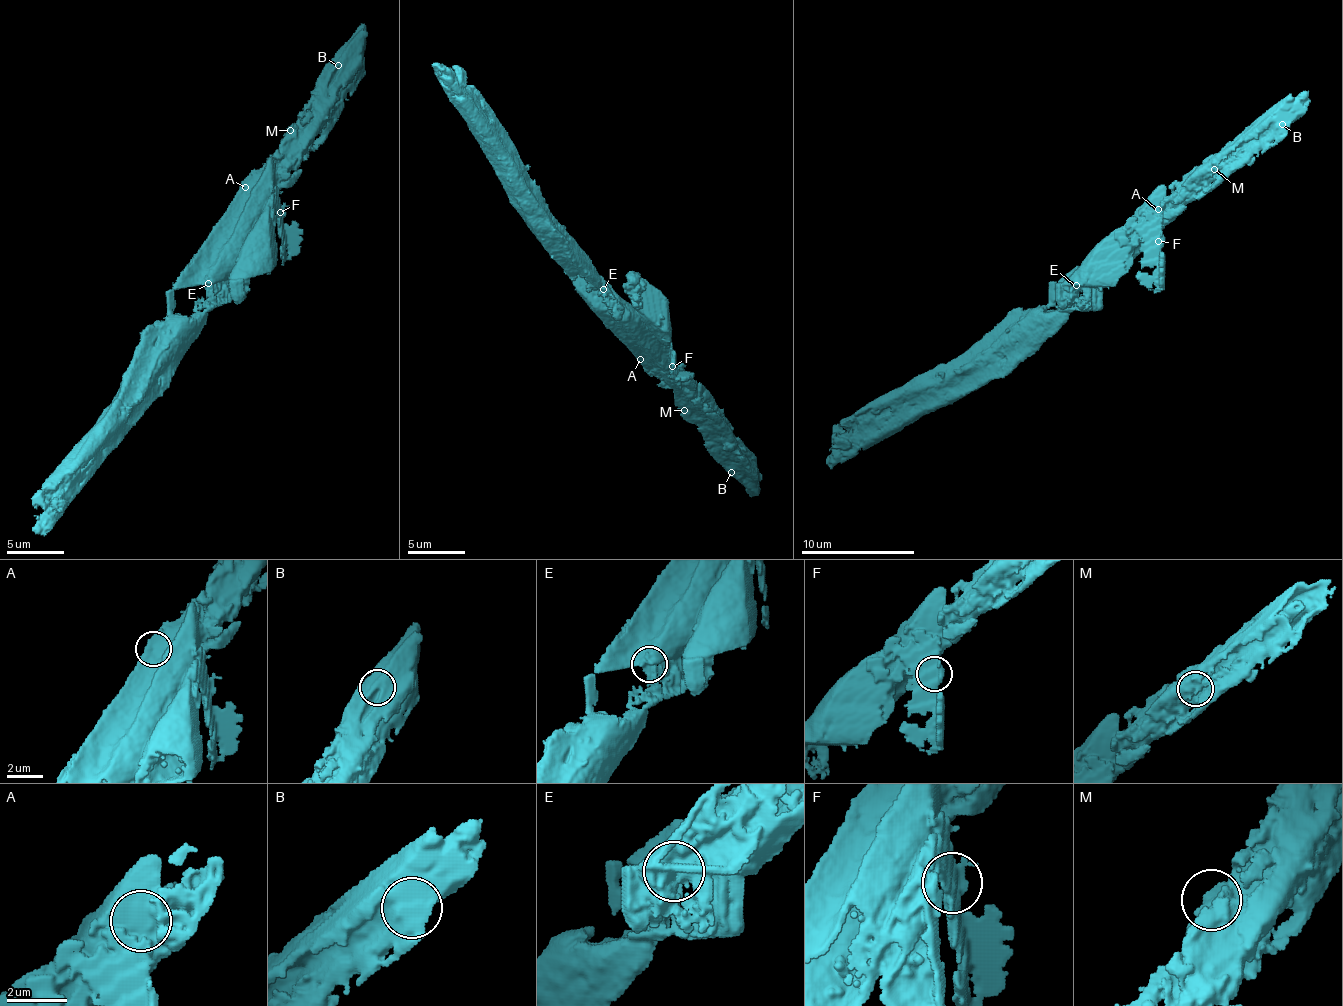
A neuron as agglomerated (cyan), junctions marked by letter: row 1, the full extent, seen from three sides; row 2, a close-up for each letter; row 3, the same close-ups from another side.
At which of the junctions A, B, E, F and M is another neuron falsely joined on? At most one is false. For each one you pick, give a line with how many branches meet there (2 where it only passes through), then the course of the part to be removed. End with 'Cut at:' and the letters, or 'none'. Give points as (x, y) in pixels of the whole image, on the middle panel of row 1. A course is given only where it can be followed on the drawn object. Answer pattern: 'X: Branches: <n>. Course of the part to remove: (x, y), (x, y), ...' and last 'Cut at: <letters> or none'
Cut at: none

